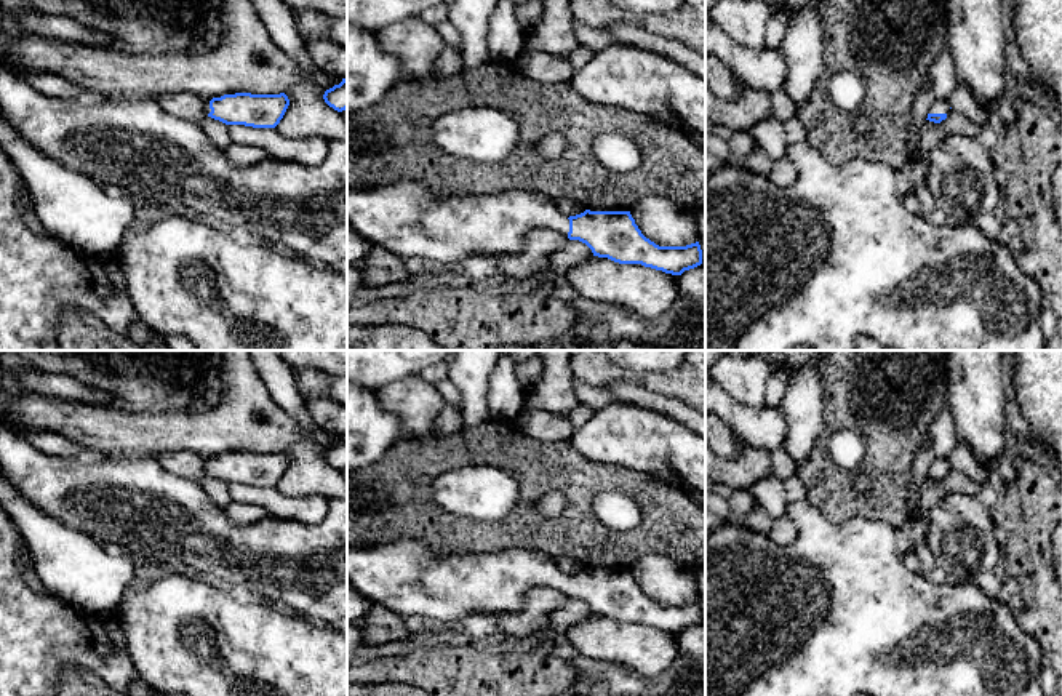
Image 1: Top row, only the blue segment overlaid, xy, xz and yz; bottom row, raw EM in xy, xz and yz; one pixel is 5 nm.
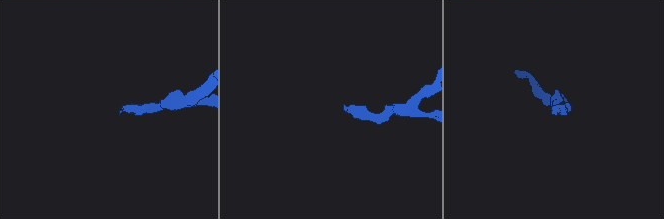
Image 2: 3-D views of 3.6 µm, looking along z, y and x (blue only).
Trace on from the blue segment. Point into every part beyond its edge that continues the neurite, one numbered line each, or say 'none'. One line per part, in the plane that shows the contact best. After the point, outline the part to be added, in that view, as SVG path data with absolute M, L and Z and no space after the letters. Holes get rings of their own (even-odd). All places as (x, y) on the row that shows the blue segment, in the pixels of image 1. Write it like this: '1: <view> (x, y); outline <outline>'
1: xz (407, 220); outline M416 181L381 187L347 187L347 222L373 246L403 258L462 266L472 258L518 253L534 229L569 232L569 219L542 194L510 190L481 197L441 197Z

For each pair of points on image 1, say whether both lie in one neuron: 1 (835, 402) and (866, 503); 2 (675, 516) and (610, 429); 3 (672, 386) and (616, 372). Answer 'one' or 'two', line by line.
1: one
2: two
3: one

